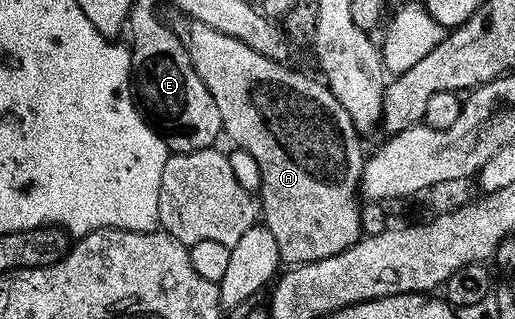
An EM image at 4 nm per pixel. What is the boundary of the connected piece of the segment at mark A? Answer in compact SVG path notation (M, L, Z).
M185 18L178 19L178 21L178 24L175 24L178 33L185 34L189 28L189 36L184 37L185 46L189 49L189 57L199 74L199 78L203 78L207 90L211 90L211 98L215 98L215 106L219 106L219 114L223 114L224 135L230 136L237 143L236 147L240 151L251 154L251 158L255 158L255 162L259 162L259 170L263 170L259 208L263 213L264 227L269 228L271 234L275 234L275 242L279 242L279 254L282 261L289 266L314 264L315 262L323 262L327 258L335 258L355 247L363 239L361 230L361 211L363 208L360 203L357 205L357 200L359 201L361 179L365 173L367 152L361 149L363 136L351 122L351 114L347 114L347 110L343 110L343 106L337 101L335 94L320 79L317 79L318 81L312 80L311 77L304 76L301 72L292 72L291 69L285 68L289 66L284 63L271 58L263 58L263 54L251 50L251 46L243 46L243 42L239 42L235 38L227 38L227 34L219 34L219 30L211 30L202 24L190 23Z

